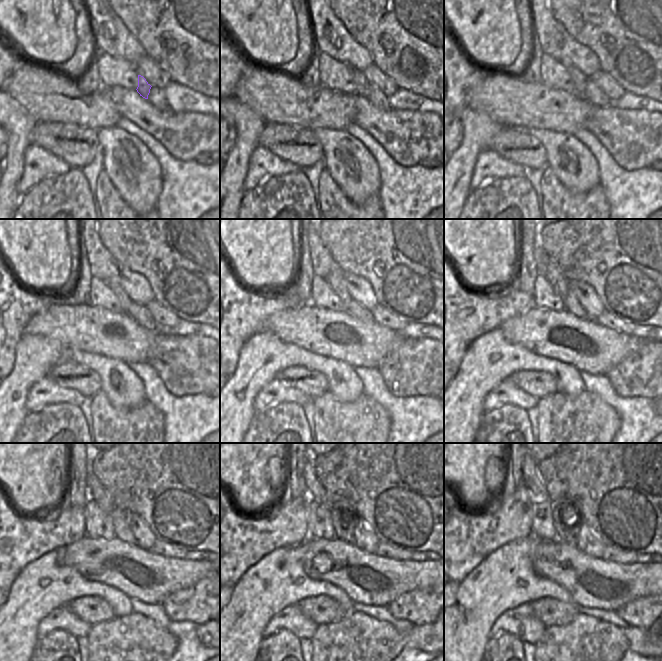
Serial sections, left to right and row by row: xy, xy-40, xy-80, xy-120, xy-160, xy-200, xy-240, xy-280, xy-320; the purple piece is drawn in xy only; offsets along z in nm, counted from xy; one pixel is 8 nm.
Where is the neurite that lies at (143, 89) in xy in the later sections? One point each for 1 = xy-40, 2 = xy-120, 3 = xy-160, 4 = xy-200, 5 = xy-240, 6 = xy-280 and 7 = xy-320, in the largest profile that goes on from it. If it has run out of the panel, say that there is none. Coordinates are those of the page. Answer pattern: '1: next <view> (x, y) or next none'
1: next xy-40 (360, 81)
2: next xy-120 (113, 283)
3: next xy-160 (334, 278)
4: next xy-200 (555, 276)
5: next xy-240 (97, 492)
6: next xy-280 (316, 491)
7: next xy-320 (533, 482)

